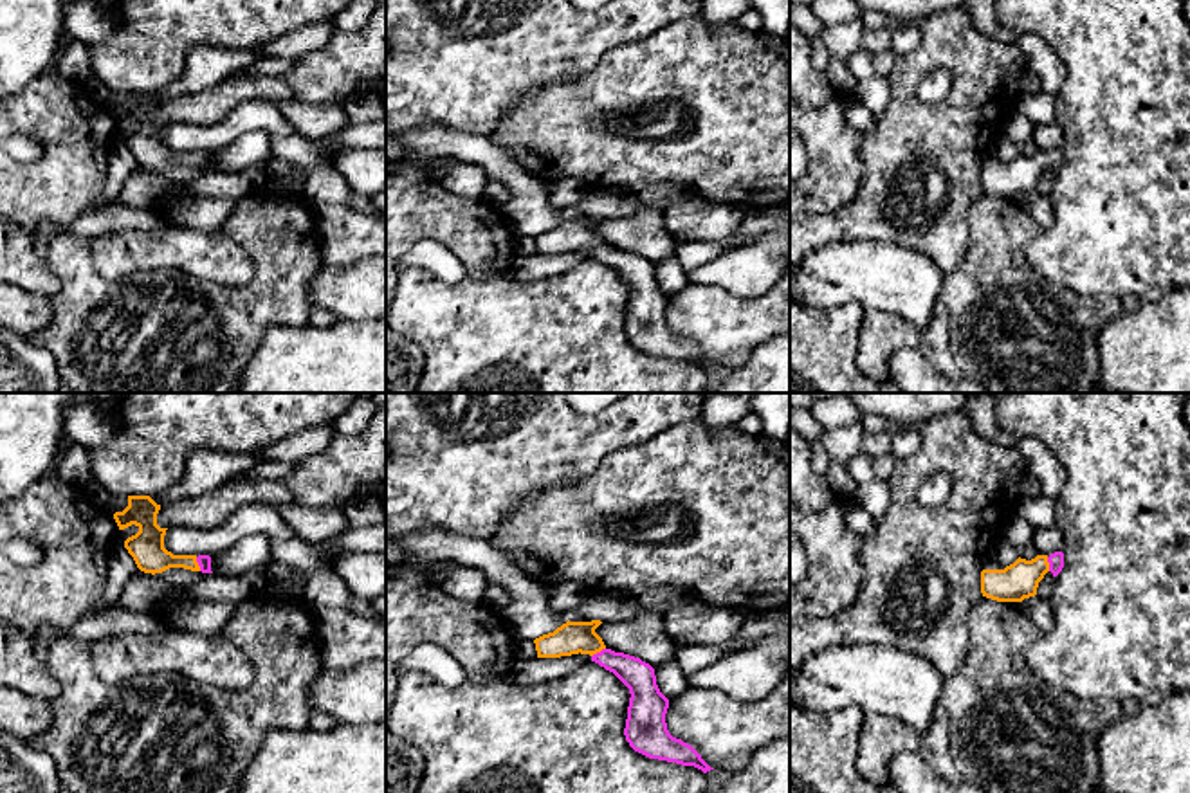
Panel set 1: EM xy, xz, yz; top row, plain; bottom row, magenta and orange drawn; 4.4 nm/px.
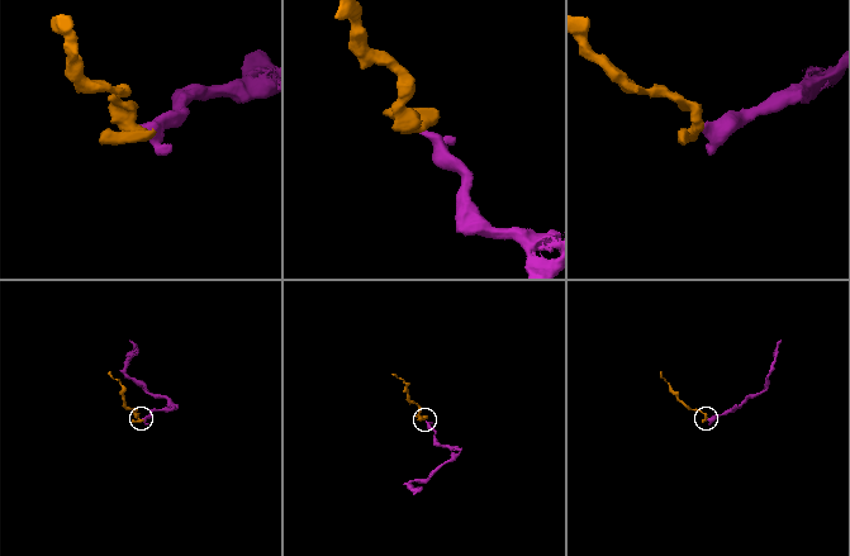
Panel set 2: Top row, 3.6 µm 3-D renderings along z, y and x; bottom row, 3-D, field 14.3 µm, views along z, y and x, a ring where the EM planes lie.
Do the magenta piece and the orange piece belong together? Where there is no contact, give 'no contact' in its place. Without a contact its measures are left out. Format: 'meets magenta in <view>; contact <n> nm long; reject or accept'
meets magenta in xy; contact 70 nm long; accept

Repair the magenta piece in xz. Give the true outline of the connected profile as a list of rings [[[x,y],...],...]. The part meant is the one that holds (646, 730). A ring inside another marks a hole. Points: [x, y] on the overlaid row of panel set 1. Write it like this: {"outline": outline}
{"outline": [[[568,620],[554,633],[534,640],[537,658],[590,654],[591,661],[613,672],[629,688],[624,735],[635,752],[649,759],[694,766],[703,773],[714,770],[691,744],[669,734],[665,723],[669,699],[656,685],[654,669],[640,658],[608,649],[595,633],[600,624],[600,620]]]}

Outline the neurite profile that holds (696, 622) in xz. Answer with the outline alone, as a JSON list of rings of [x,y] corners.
[[[694,600],[664,613],[662,624],[680,647],[707,645],[734,652],[755,645],[755,642],[737,642],[745,618],[743,611]]]

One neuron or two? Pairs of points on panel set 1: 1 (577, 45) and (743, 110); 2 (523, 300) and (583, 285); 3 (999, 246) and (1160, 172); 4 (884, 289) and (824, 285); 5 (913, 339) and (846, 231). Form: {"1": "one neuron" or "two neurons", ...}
{"1": "two neurons", "2": "one neuron", "3": "two neurons", "4": "one neuron", "5": "two neurons"}

